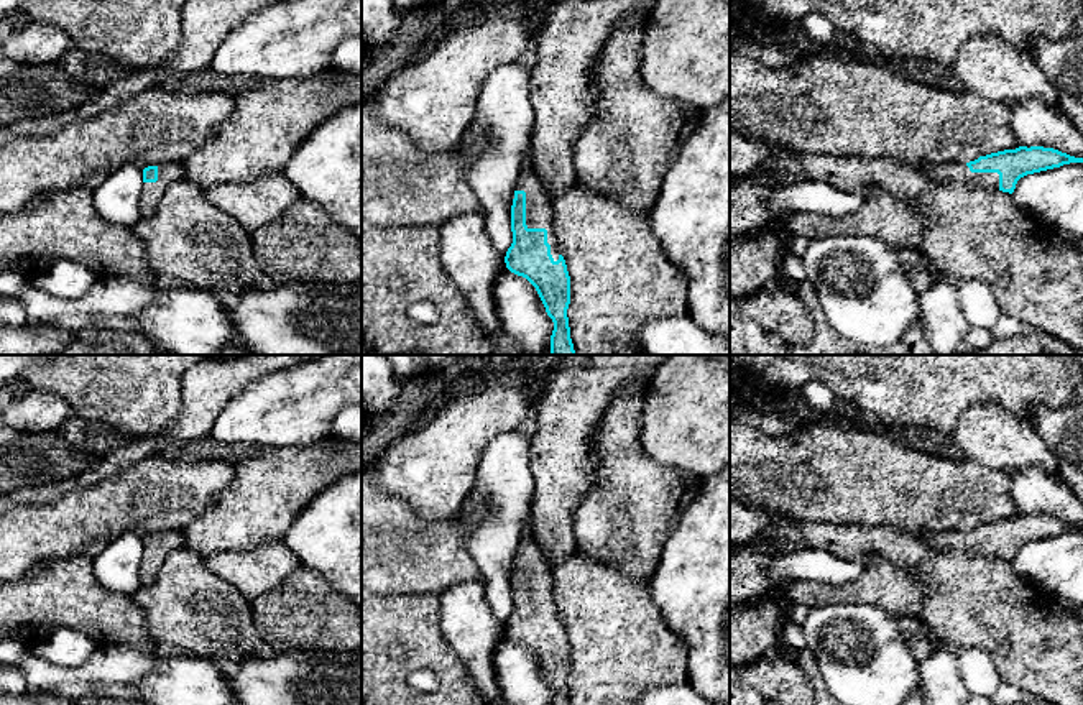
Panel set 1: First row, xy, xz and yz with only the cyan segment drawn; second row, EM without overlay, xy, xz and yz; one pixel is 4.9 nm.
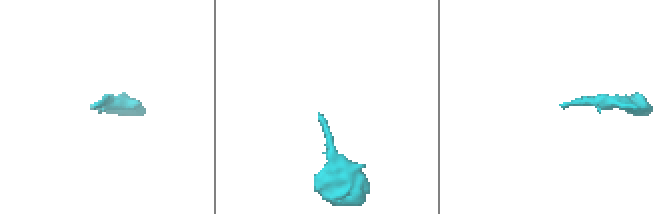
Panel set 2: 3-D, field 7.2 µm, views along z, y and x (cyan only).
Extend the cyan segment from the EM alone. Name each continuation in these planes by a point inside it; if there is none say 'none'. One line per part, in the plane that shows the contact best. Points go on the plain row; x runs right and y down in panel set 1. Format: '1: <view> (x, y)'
1: xz (538, 571)

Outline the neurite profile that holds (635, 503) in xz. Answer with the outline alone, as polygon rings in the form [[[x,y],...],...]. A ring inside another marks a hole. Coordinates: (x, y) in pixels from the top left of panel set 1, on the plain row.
[[[646,380],[623,388],[595,431],[595,482],[574,516],[575,546],[629,578],[651,582],[669,534],[702,478],[656,462],[641,444]]]

